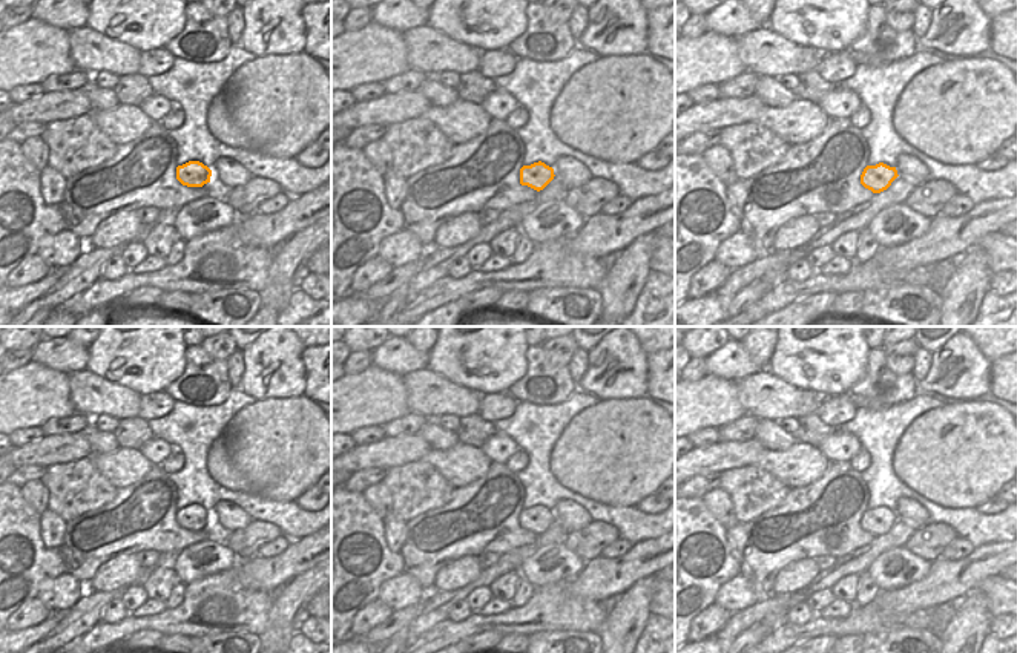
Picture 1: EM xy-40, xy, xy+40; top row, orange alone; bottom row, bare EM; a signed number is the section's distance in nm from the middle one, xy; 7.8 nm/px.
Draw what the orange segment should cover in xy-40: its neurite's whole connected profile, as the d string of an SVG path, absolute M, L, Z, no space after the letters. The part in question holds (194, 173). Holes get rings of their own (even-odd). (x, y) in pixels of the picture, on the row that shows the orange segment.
M189 161L176 167L176 179L187 187L202 187L210 182L212 170L199 161Z

